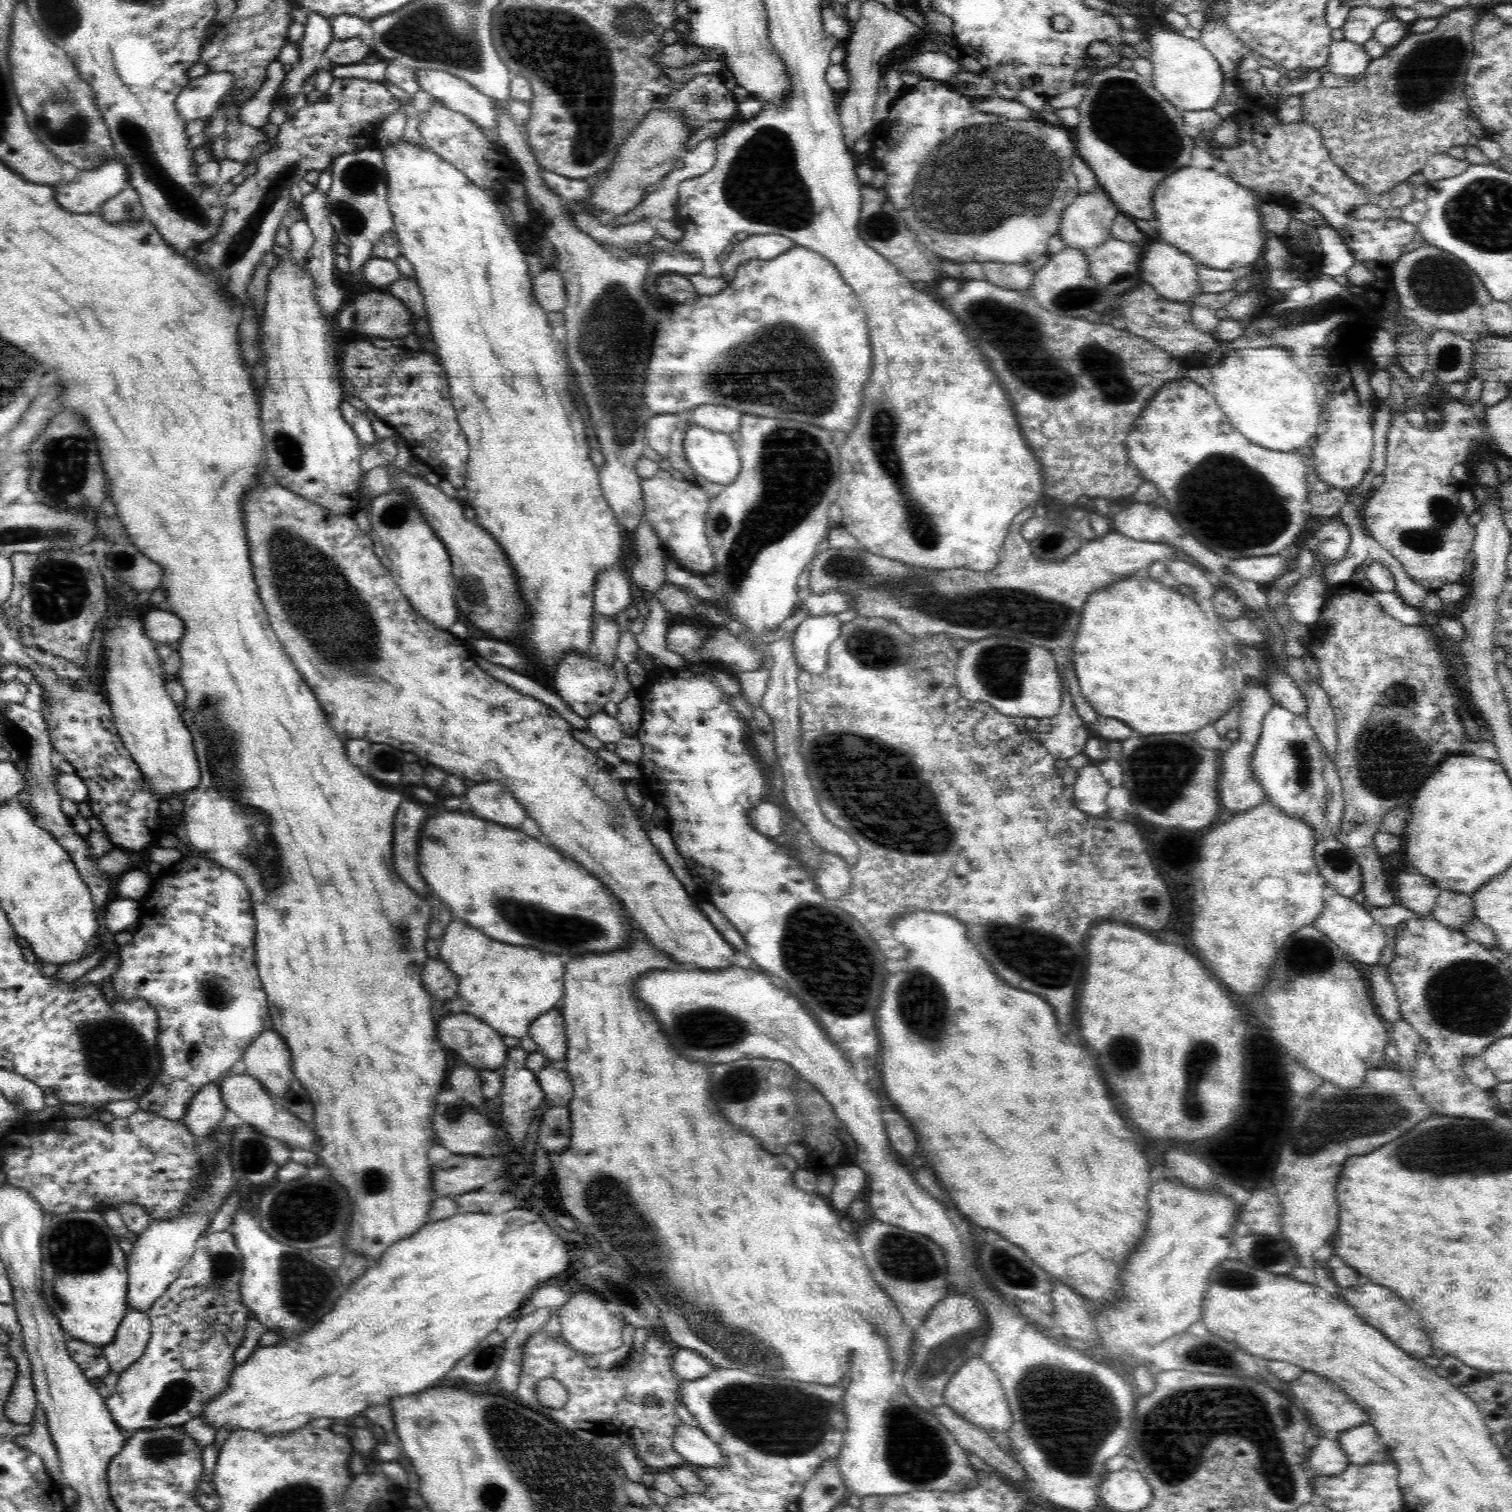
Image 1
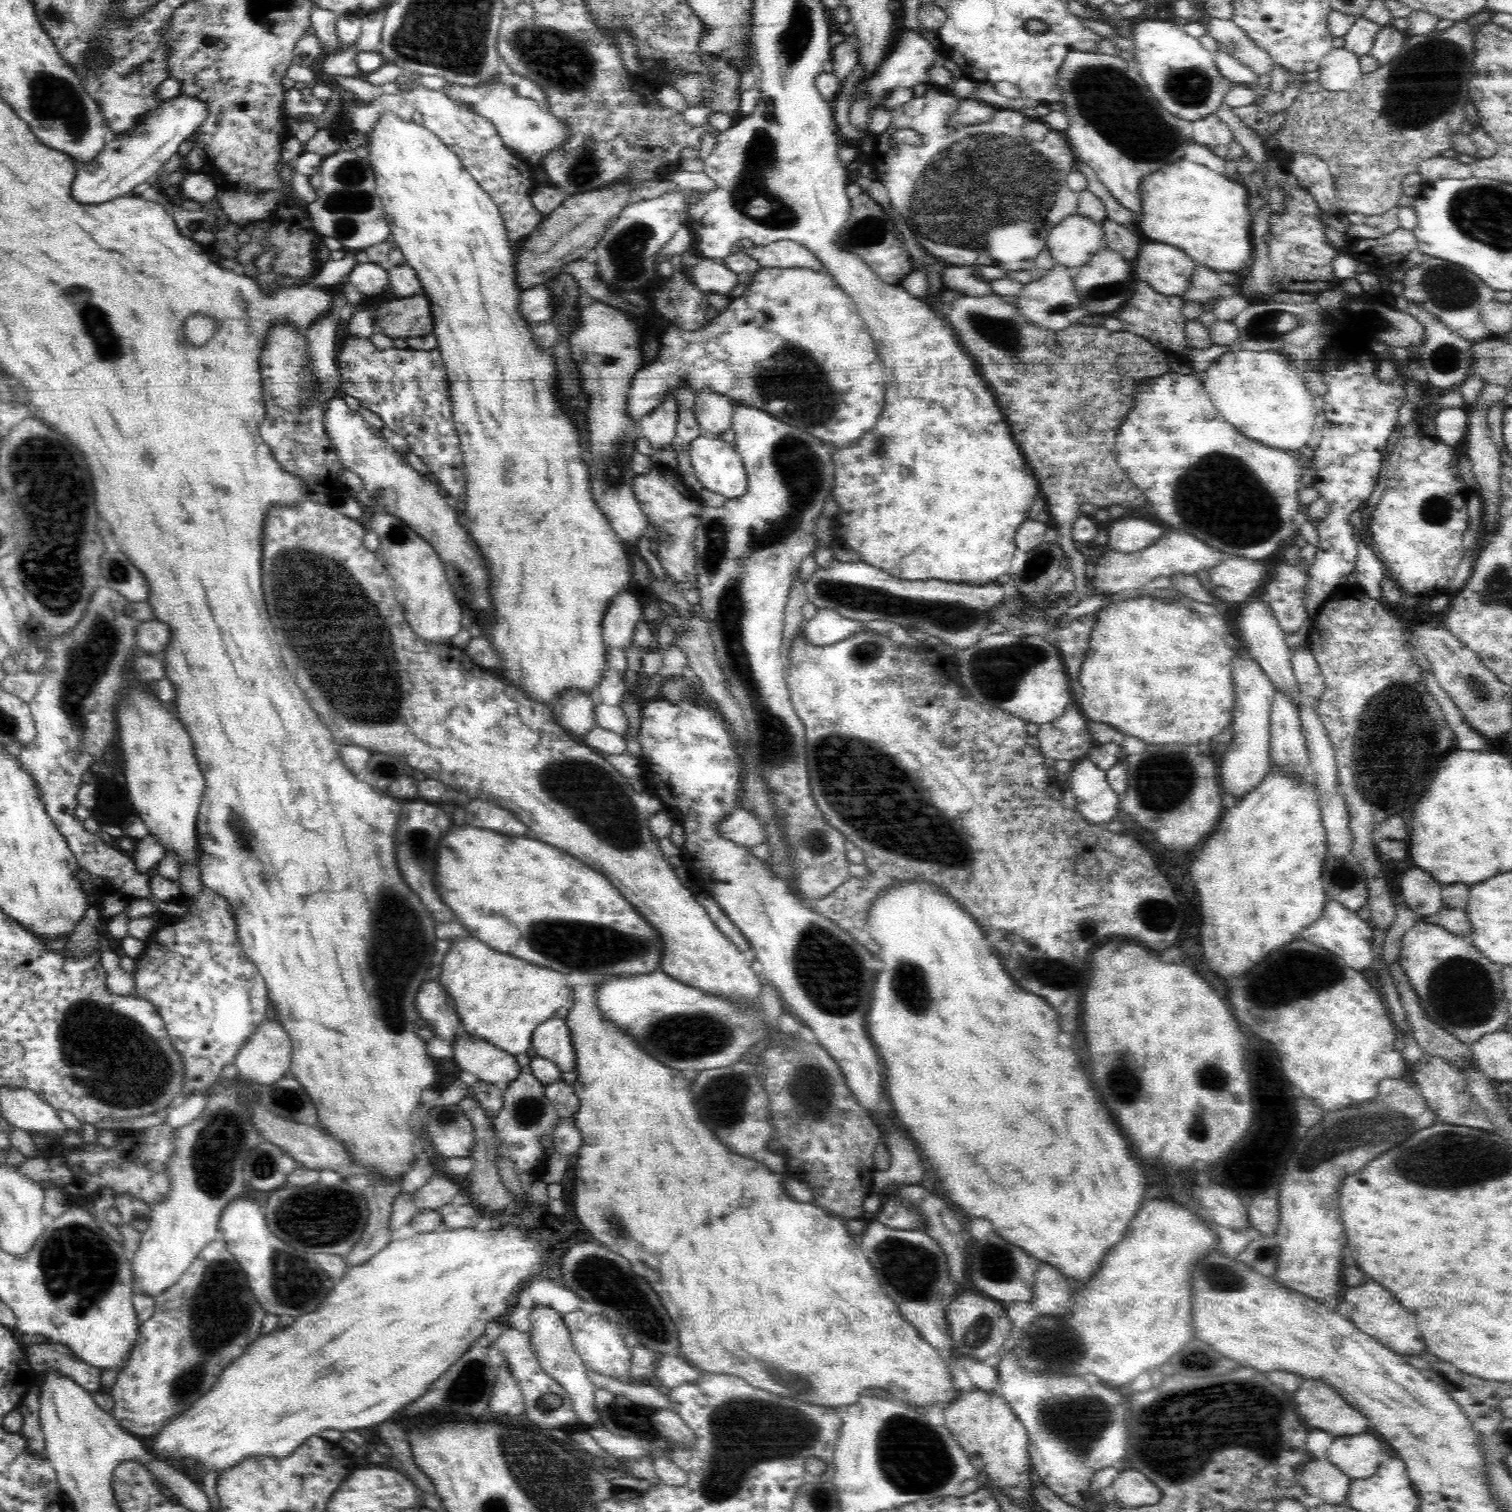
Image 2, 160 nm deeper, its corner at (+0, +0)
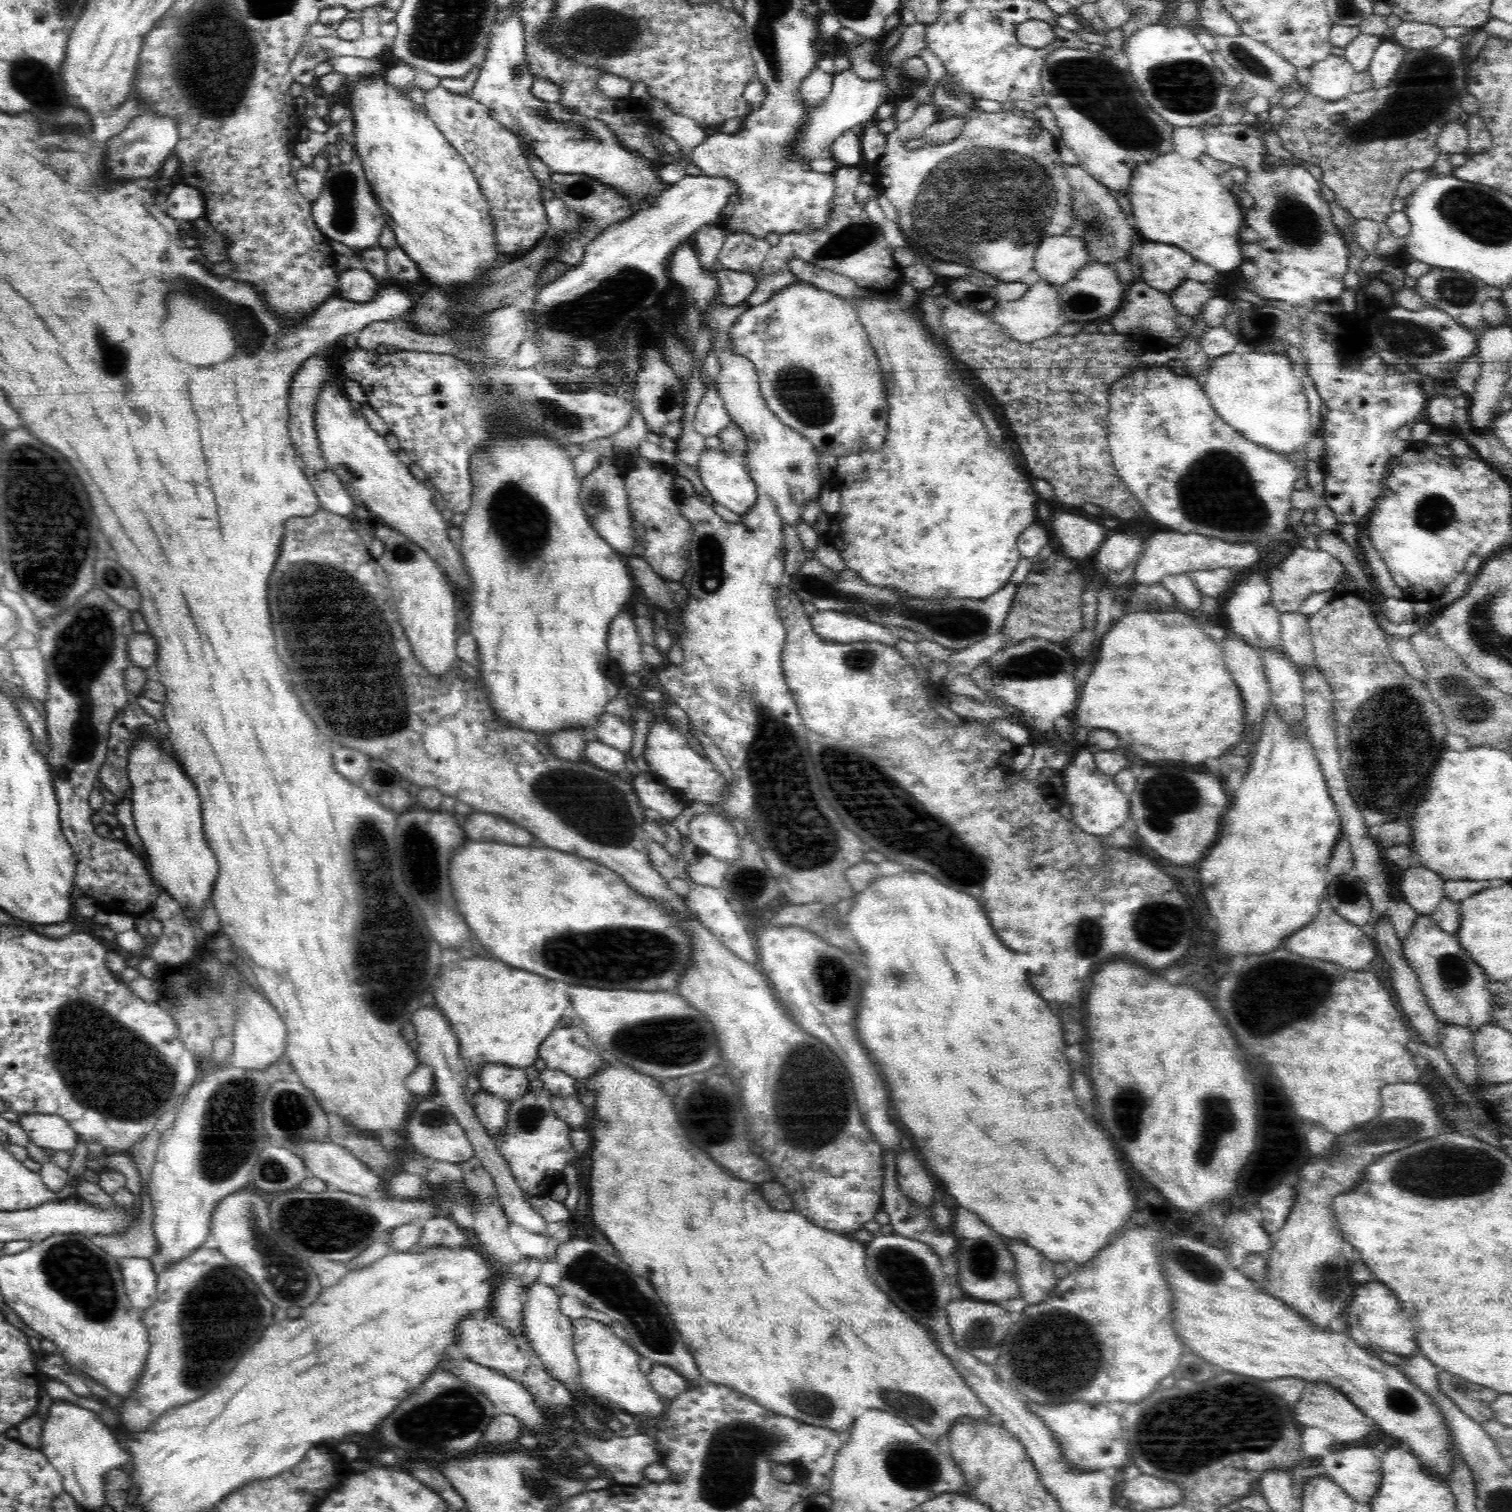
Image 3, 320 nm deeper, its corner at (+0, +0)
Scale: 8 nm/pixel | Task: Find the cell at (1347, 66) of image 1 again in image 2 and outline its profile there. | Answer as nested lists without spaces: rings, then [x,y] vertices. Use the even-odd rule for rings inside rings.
[[[1344,47],[1333,48],[1318,67],[1320,86],[1330,92],[1352,88],[1361,76],[1359,57]]]

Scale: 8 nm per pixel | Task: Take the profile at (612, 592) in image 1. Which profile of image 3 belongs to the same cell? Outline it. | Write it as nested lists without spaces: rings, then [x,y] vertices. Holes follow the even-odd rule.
[[[620,611],[608,630],[609,656],[623,675],[636,673],[646,675],[648,672],[640,651],[641,642],[635,618],[634,612]]]

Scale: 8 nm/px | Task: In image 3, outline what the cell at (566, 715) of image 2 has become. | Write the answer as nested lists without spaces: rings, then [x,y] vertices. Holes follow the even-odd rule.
[[[566,728],[552,732],[548,736],[549,751],[562,760],[579,762],[584,759],[586,744],[591,737],[586,728]]]

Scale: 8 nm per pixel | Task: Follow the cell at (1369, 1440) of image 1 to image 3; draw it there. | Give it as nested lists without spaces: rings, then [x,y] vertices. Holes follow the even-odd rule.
[[[1337,1447],[1336,1451],[1322,1456],[1320,1468],[1358,1504],[1370,1506],[1382,1482],[1381,1459],[1374,1455],[1374,1448]]]

